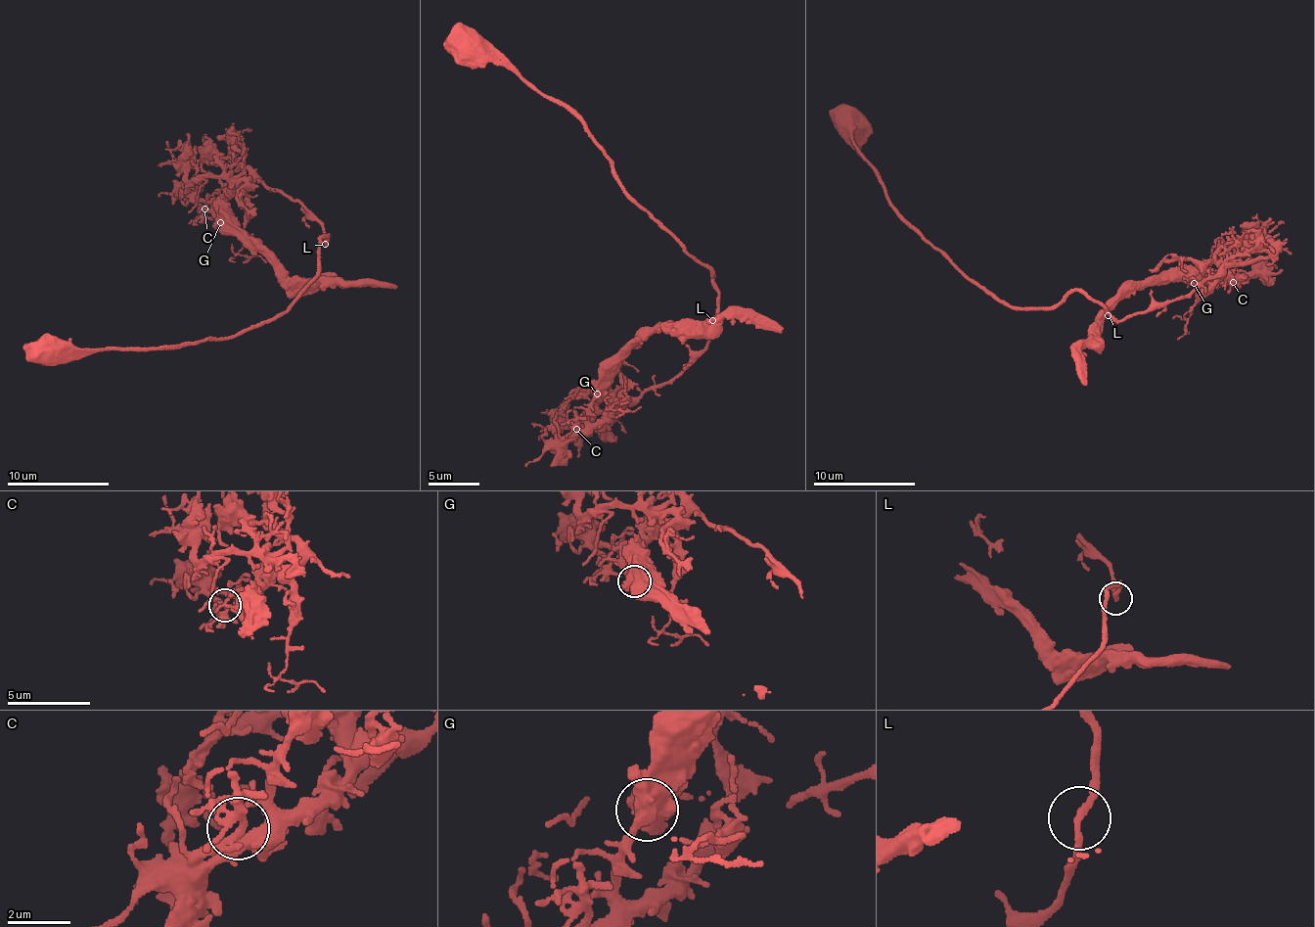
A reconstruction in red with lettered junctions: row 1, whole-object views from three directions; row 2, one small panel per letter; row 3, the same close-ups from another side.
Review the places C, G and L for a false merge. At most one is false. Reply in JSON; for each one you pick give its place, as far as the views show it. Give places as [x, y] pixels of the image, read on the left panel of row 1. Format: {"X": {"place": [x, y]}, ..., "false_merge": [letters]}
{"G": {"place": [220, 222]}, "false_merge": ["G"]}

